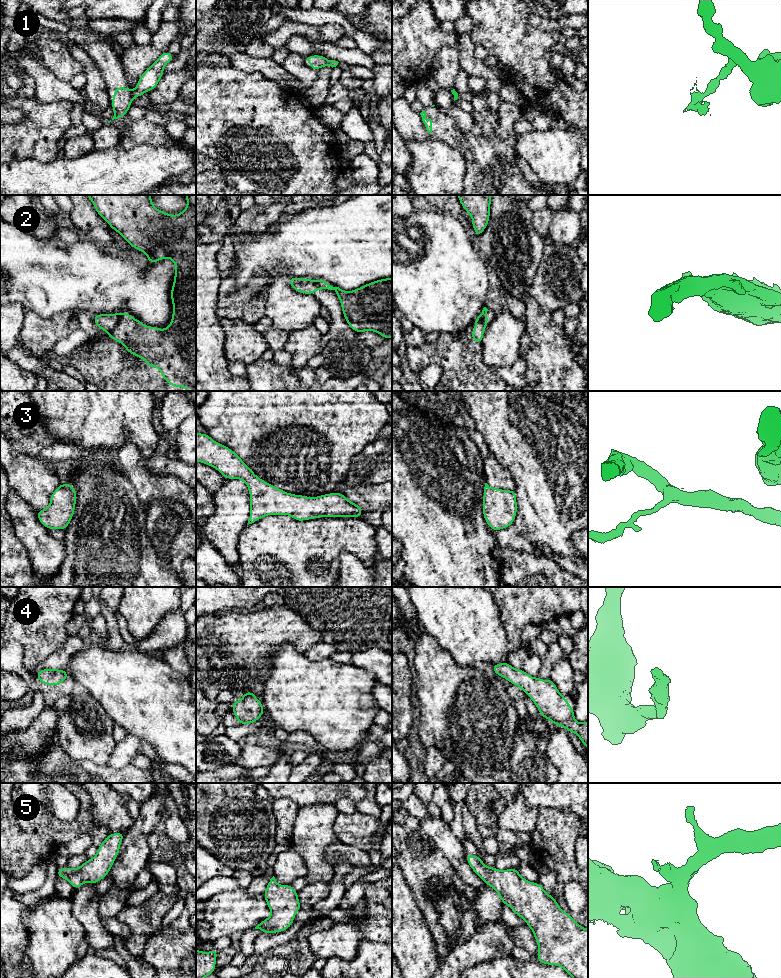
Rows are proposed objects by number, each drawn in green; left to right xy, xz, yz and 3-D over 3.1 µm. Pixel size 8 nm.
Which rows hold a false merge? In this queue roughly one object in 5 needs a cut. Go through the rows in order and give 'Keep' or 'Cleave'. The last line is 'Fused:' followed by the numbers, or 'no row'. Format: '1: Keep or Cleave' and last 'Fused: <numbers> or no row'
1: Cleave
2: Cleave
3: Keep
4: Keep
5: Keep
Fused: 1, 2

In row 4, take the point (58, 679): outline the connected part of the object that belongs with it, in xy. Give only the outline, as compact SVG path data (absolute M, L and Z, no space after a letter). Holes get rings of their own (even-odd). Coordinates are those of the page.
M42 669L36 674L38 681L49 686L57 686L68 679L67 670Z

